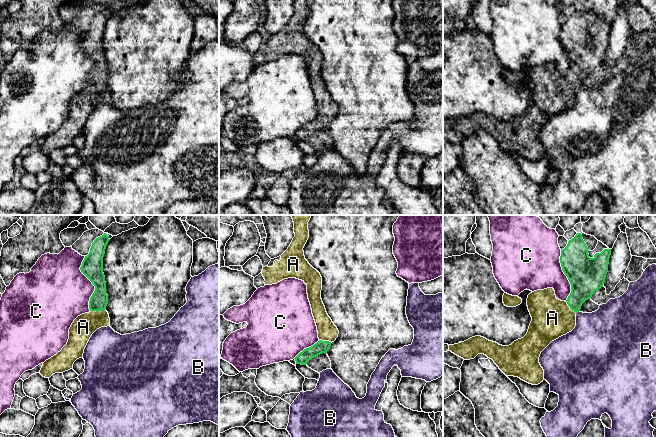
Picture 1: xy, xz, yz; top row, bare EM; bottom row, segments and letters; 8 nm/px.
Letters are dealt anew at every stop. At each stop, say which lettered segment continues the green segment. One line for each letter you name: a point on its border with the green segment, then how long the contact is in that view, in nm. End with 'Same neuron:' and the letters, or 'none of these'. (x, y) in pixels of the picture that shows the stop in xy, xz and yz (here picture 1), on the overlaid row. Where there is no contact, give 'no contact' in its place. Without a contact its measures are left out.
A: contact xy (97, 310); length 110 nm
Same neuron: A

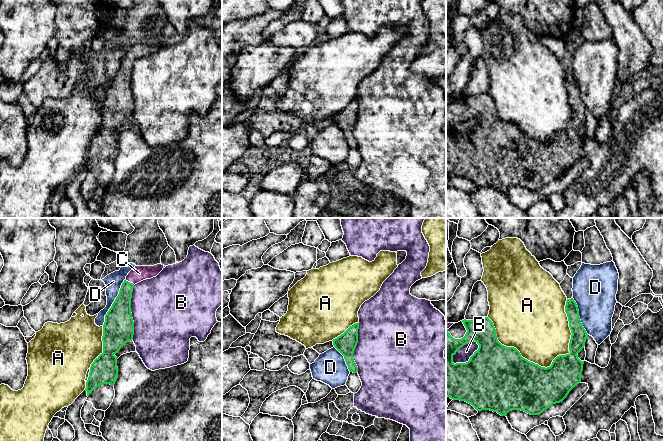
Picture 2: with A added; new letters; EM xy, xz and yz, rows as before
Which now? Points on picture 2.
C: contact xy (129, 282); length 90 nm
Same neuron: C

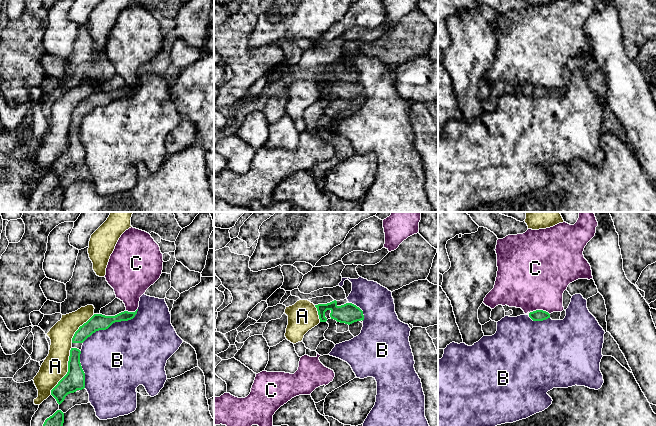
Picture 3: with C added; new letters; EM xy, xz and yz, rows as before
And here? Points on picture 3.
Same neuron: none of these

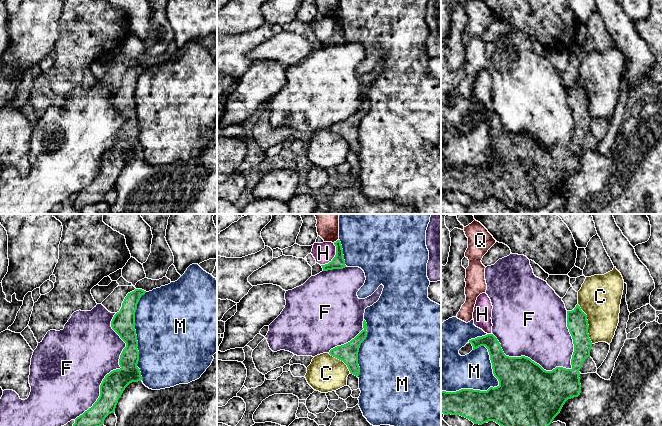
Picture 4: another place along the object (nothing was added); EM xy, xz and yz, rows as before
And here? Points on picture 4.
Same neuron: none of these

